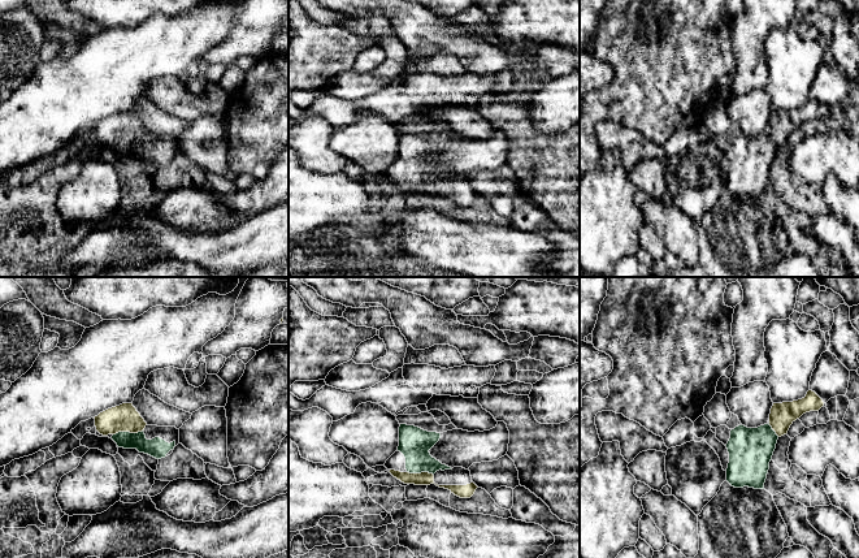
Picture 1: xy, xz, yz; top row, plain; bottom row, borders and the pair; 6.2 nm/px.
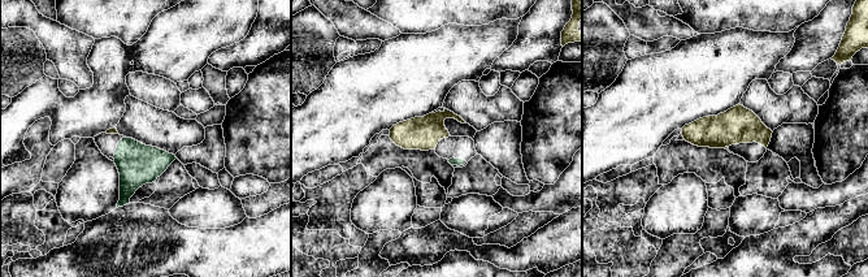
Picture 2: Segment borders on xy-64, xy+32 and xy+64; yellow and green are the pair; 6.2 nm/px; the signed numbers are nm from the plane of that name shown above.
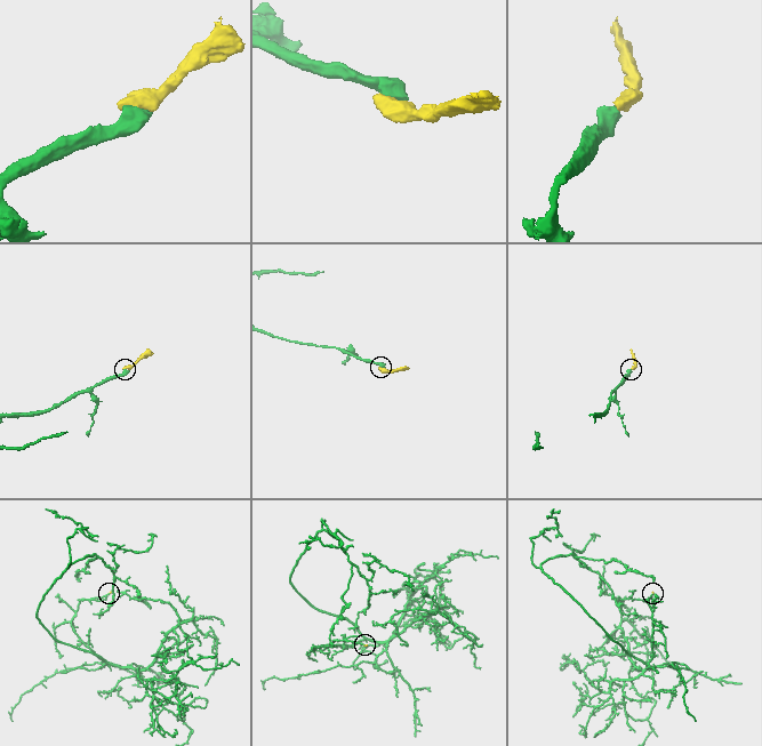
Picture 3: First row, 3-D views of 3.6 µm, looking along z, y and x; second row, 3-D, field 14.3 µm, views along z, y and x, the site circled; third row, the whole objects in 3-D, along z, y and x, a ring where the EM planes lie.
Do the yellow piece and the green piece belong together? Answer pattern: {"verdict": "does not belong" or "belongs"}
{"verdict": "belongs"}

